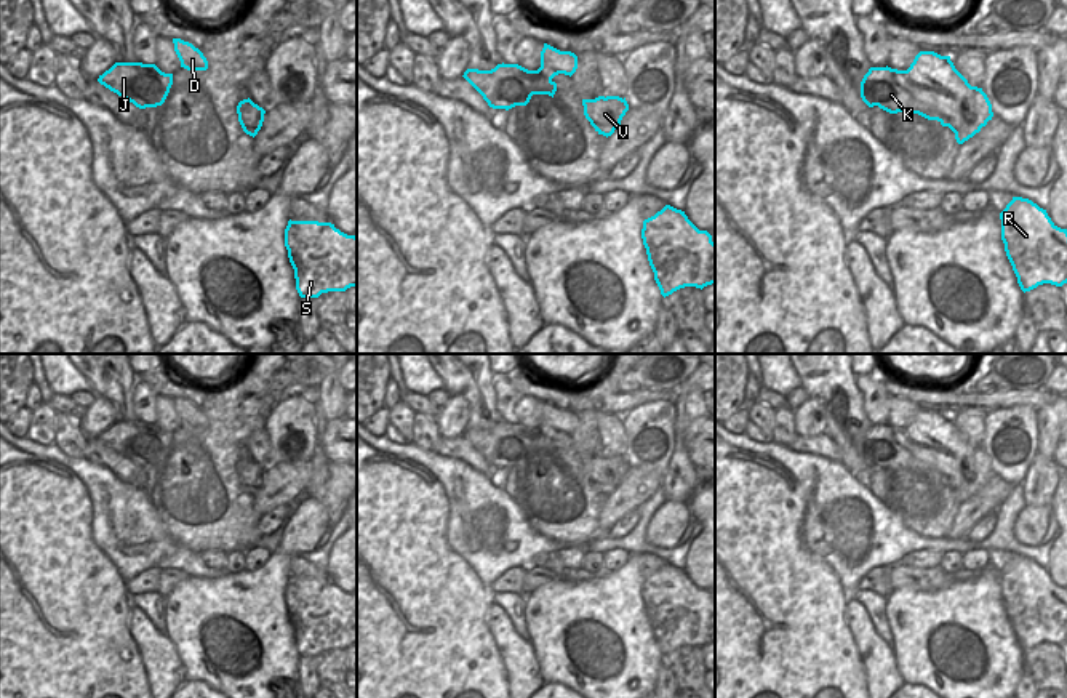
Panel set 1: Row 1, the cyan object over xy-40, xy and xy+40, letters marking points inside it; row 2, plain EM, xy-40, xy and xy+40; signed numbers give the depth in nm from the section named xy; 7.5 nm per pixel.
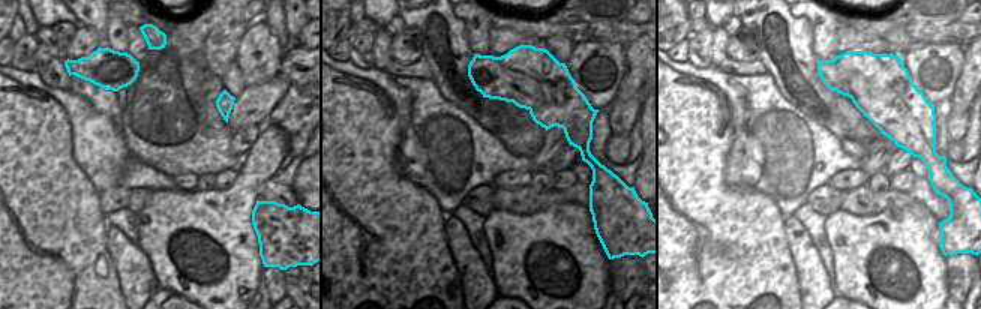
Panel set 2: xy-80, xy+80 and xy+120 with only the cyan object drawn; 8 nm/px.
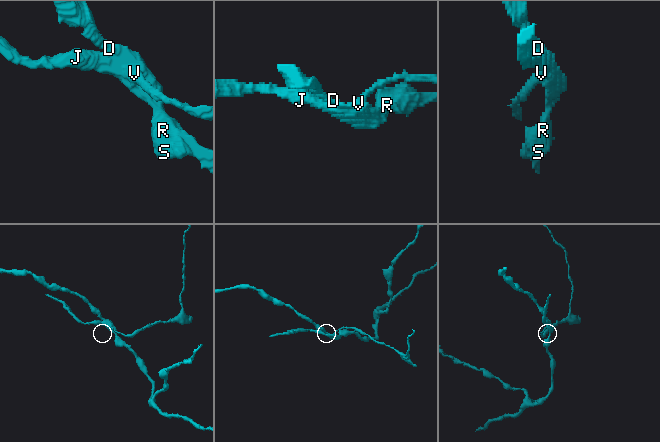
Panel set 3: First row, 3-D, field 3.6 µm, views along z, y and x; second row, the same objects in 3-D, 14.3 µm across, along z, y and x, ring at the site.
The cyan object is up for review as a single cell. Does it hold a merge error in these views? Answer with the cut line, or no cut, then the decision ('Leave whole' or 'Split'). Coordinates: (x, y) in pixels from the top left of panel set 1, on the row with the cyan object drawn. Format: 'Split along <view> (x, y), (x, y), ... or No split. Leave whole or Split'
Split along xy+40 (904, 71), (920, 85), (963, 100), (970, 120). Split.

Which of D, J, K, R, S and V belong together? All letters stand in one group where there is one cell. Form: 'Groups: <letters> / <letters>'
Groups: D R S / J K V.

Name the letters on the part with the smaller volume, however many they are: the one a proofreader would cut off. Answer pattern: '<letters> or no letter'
J, K, V

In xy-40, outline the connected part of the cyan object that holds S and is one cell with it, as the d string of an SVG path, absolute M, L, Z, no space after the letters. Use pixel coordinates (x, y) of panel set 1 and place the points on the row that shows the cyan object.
M288 221L285 247L301 298L357 287L357 237L331 223Z

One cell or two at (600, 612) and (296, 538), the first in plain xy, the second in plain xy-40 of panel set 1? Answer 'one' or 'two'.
one

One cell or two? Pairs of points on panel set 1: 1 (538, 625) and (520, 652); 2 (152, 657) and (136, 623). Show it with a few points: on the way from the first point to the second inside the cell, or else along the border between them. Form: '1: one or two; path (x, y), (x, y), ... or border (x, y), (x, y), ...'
1: two; border (528, 642), (543, 677)
2: one; path (152, 649), (143, 631)

